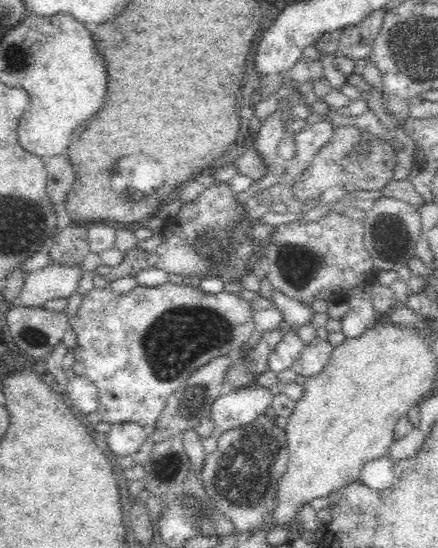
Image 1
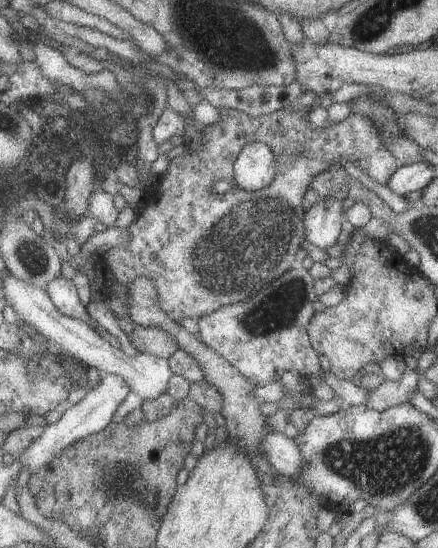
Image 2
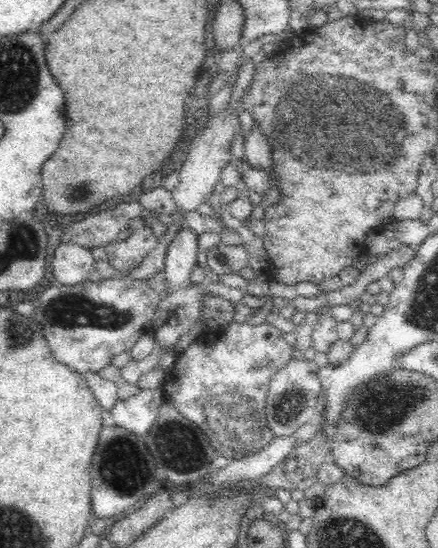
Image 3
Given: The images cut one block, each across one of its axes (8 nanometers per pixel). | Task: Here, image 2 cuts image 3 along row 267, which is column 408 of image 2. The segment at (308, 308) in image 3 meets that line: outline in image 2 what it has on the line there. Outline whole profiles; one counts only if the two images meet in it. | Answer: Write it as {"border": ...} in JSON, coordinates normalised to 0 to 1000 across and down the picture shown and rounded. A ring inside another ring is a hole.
{"border":[[[927,668],[913,693],[884,693],[863,708],[845,714],[840,737],[847,737],[852,746],[877,750],[895,745],[895,741],[922,737],[922,734],[934,735],[936,717],[954,712],[959,688],[961,684],[950,675],[945,677],[934,668]]]}

